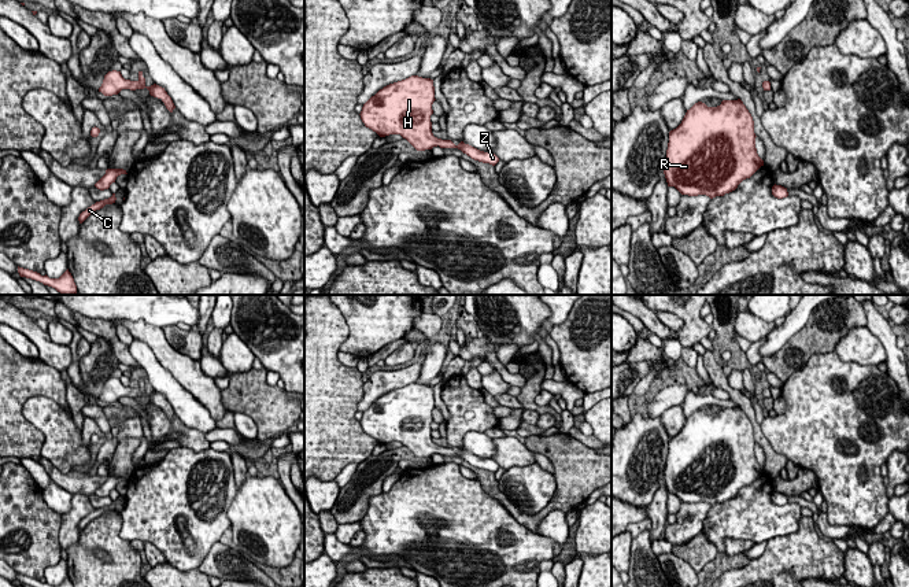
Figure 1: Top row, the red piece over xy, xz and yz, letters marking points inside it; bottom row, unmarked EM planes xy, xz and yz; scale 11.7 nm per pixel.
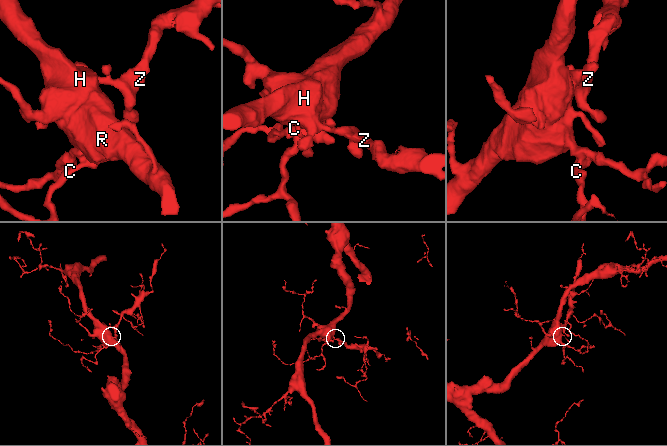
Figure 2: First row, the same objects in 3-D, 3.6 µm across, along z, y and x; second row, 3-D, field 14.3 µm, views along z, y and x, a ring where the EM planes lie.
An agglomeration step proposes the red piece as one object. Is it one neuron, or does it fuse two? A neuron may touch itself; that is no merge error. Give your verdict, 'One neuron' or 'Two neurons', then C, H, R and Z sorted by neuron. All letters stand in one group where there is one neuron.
One neuron. Groups: C H R Z

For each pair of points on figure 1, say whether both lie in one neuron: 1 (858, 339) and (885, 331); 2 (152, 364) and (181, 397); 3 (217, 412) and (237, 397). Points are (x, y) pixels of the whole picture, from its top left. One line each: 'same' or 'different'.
1: different
2: same
3: different

